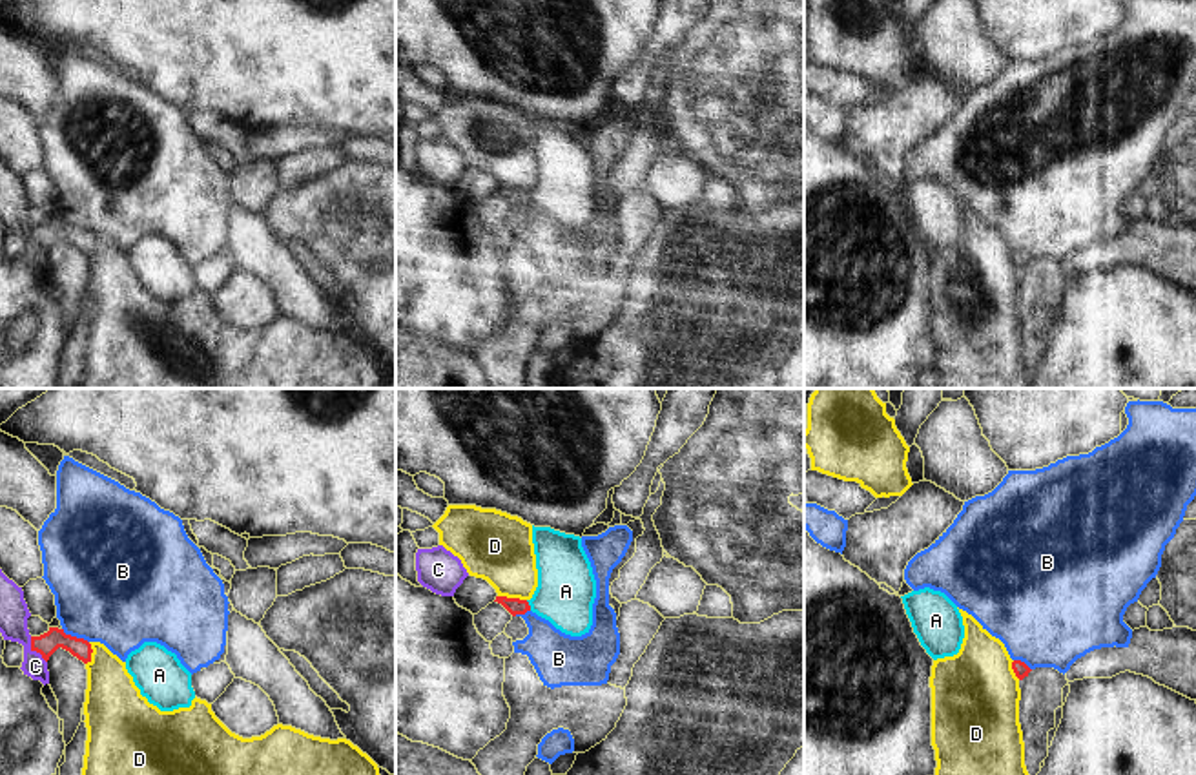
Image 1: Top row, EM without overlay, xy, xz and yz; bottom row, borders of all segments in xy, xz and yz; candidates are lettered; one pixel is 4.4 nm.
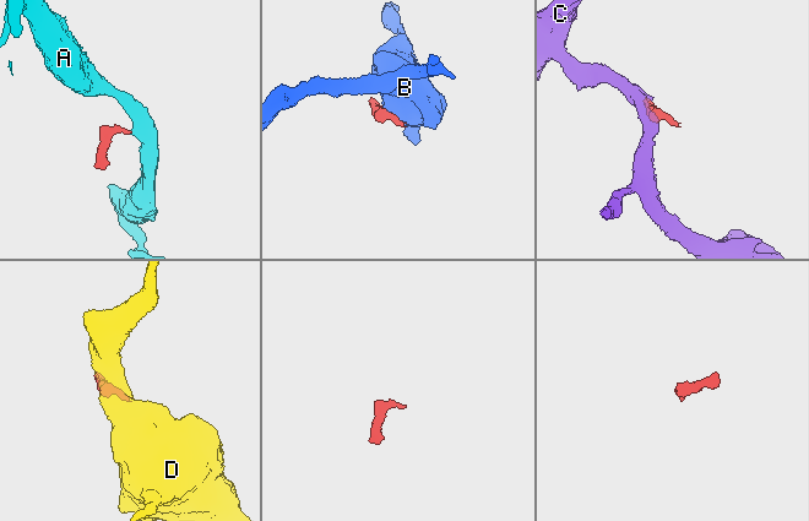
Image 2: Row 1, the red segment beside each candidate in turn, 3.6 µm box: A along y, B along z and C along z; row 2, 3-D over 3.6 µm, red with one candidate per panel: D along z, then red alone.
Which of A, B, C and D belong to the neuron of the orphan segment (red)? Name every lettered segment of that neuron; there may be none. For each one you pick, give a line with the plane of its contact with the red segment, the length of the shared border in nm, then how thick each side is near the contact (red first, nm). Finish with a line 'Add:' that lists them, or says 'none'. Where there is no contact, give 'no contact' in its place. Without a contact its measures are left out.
A: meets red in xz; contact 50 nm long; 80 nm thick on the red side, 260 nm on the other
Add: A

